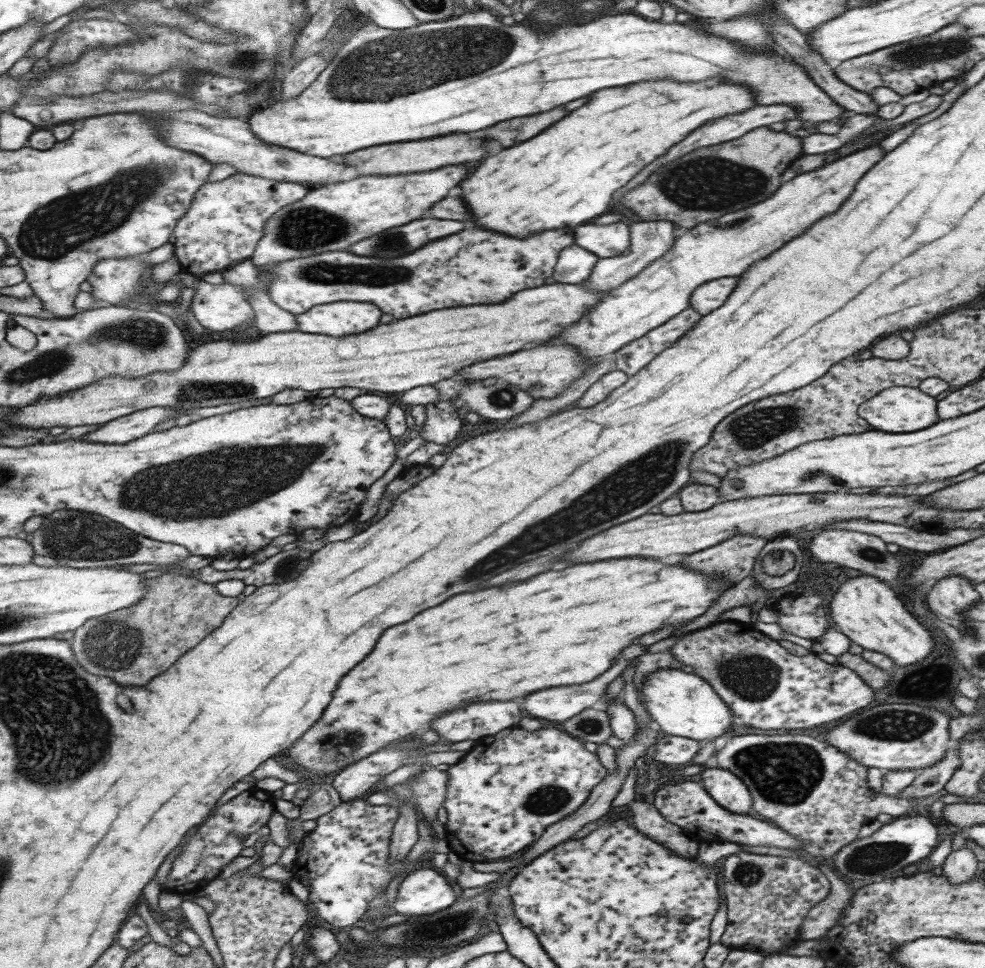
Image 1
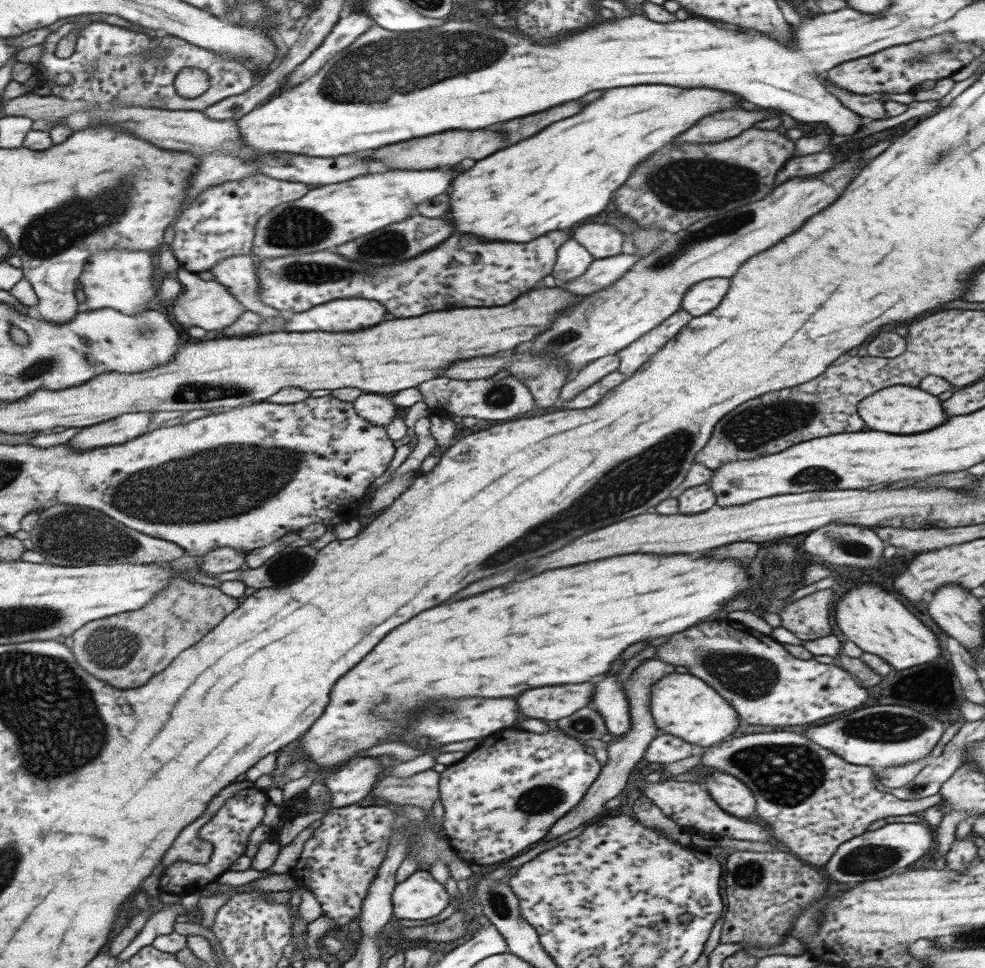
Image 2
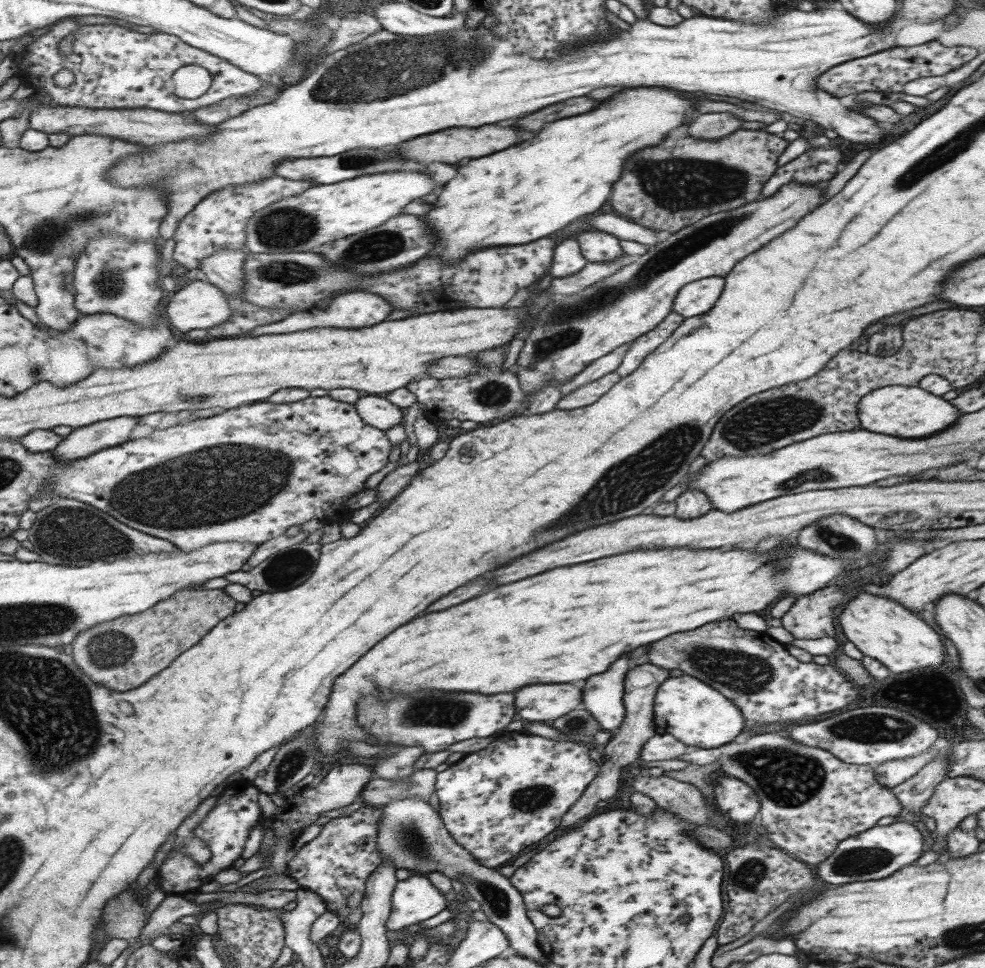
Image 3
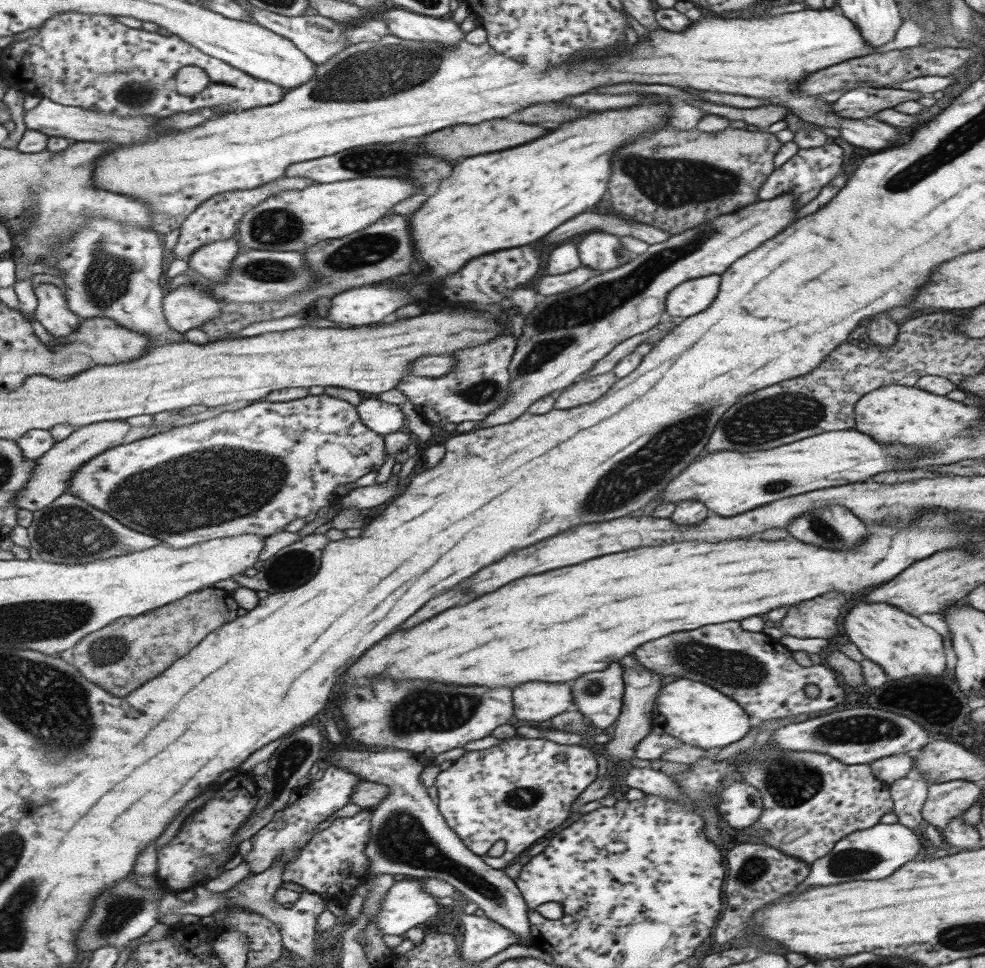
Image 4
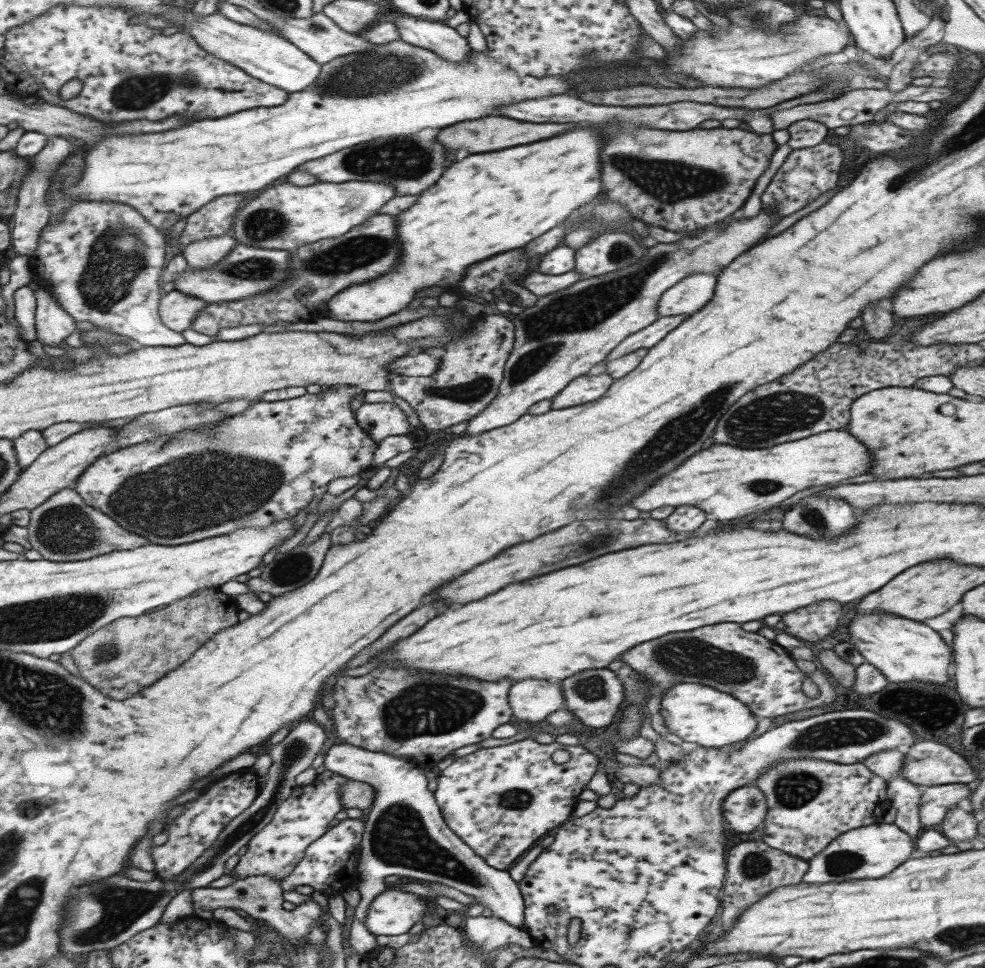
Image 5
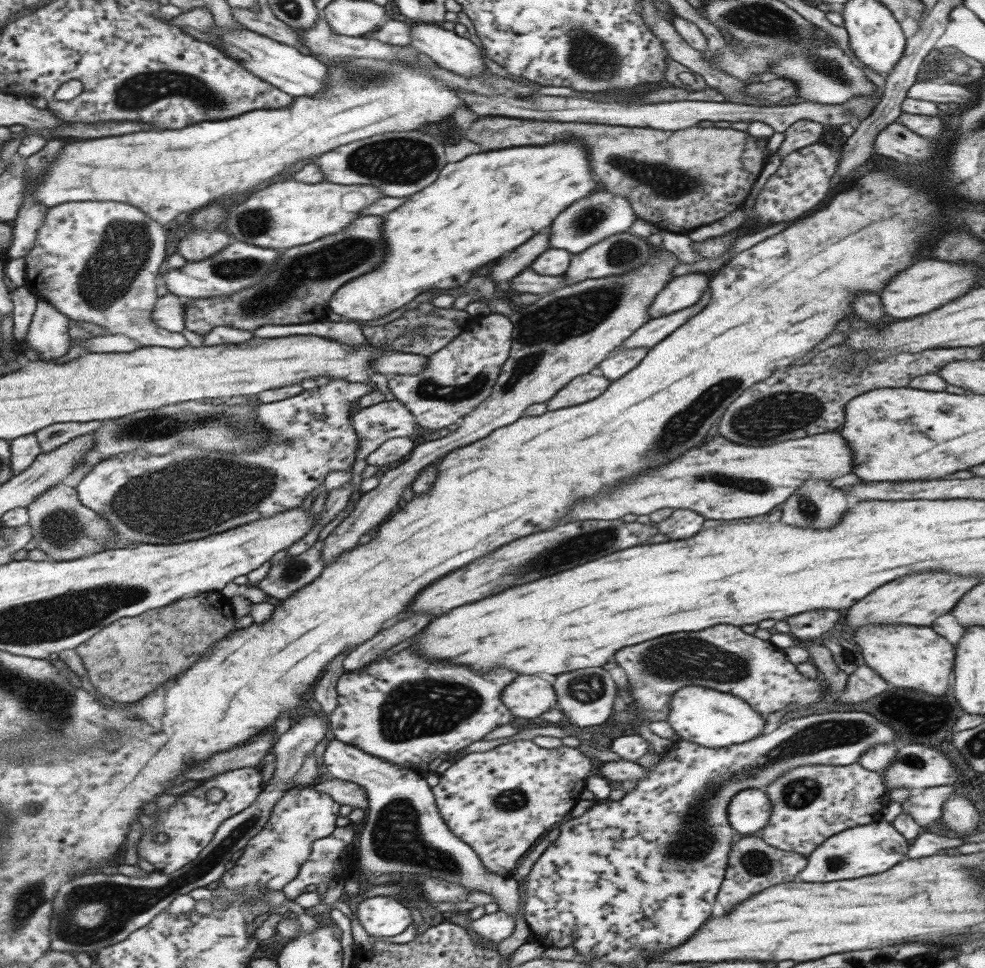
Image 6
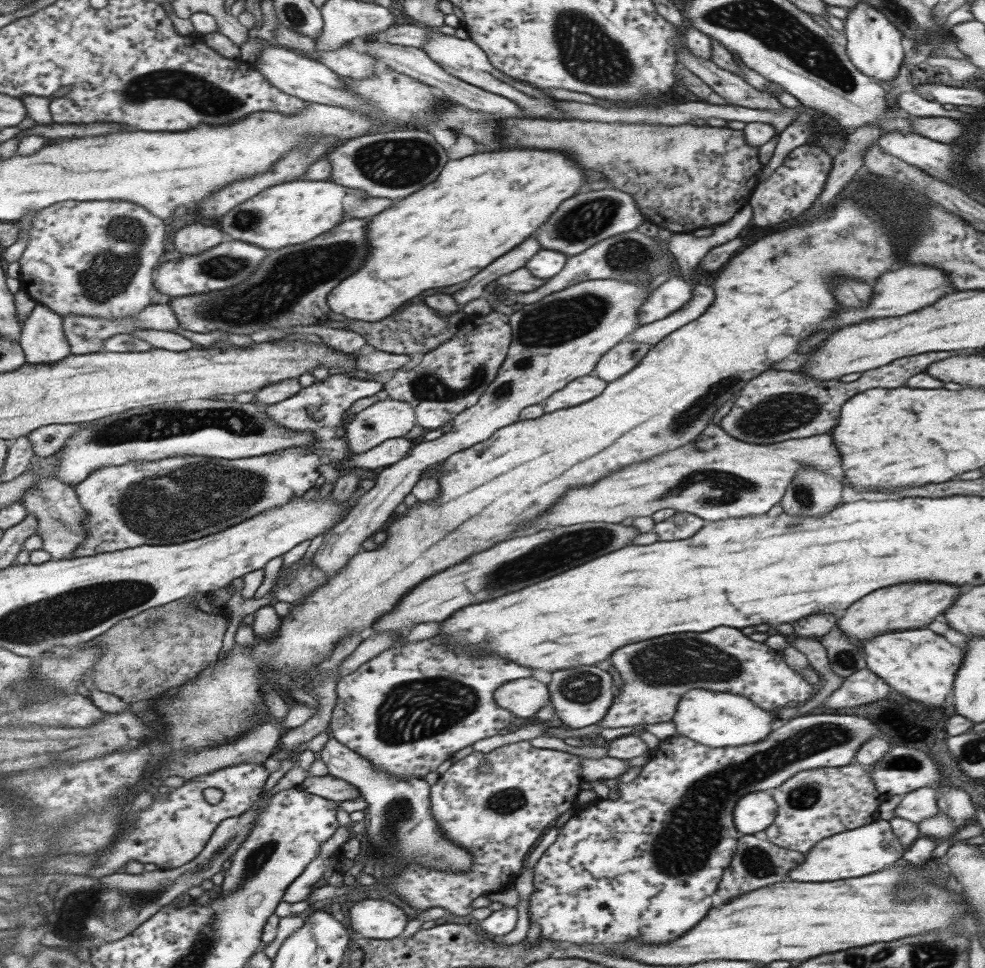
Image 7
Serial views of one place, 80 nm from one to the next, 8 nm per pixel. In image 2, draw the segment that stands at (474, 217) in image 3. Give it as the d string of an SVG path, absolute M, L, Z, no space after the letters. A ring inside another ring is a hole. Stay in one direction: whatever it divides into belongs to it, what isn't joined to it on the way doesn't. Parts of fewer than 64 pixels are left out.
M629 86L601 92L601 96L577 114L549 124L539 134L521 140L505 150L497 150L487 158L475 162L467 172L453 178L453 192L449 194L449 220L457 232L475 234L477 238L493 238L507 242L529 242L545 232L563 230L589 216L599 214L607 206L607 198L617 190L639 162L649 154L661 150L677 134L693 126L695 120L713 112L729 110L737 104L737 96L707 88L677 88L677 86Z

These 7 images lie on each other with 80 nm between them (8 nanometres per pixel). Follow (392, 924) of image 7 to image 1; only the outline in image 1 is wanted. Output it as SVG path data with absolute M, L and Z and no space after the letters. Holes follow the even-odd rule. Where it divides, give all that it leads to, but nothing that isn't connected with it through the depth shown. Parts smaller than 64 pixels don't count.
M435 868L411 871L397 888L391 910L405 917L433 914L456 900L445 876Z

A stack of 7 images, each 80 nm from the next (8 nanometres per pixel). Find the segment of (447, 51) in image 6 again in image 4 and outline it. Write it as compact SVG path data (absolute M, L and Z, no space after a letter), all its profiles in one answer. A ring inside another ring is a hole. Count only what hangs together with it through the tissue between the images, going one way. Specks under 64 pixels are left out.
M393 7L381 13L389 35L412 41L429 41L452 47L464 38L464 33L450 18L432 18L403 8Z

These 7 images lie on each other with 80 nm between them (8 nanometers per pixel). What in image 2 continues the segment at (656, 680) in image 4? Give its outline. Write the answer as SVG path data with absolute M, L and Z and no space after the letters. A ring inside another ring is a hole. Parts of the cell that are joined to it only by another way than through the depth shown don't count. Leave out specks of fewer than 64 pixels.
M649 658L645 660L641 666L637 666L629 678L622 684L624 689L624 695L628 702L628 709L630 712L630 727L629 730L618 737L616 741L612 741L607 744L605 751L607 752L607 762L600 768L597 778L589 785L589 788L585 791L584 797L573 807L573 810L569 814L565 813L563 818L559 818L551 828L549 832L543 836L543 842L547 840L553 840L557 836L563 836L565 832L581 826L583 822L589 822L591 818L599 816L606 812L605 802L615 798L615 796L621 793L625 782L627 782L627 776L631 769L641 758L644 757L647 746L657 736L657 727L653 722L650 710L649 710L649 696L650 686L662 676L672 673L675 670L675 665L661 662L658 658Z

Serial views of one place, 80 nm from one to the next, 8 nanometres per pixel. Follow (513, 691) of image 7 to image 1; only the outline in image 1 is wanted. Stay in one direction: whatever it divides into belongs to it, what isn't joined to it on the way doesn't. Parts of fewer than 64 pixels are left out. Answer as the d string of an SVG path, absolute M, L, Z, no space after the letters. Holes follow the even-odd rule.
M627 646L627 648L621 652L621 658L617 658L617 664L613 664L605 674L601 674L601 676L597 676L595 680L585 682L585 684L581 684L581 686L559 686L559 688L553 688L553 690L533 692L533 694L529 694L529 696L523 700L523 704L525 704L523 710L525 710L529 716L533 716L533 718L563 722L563 720L569 720L571 716L579 714L582 710L597 707L599 705L595 704L595 702L597 702L599 698L604 698L603 692L605 692L607 684L609 684L613 678L619 676L619 672L625 668L627 660L631 660L631 658L643 654L643 652L645 652L645 648L641 648L641 646Z

